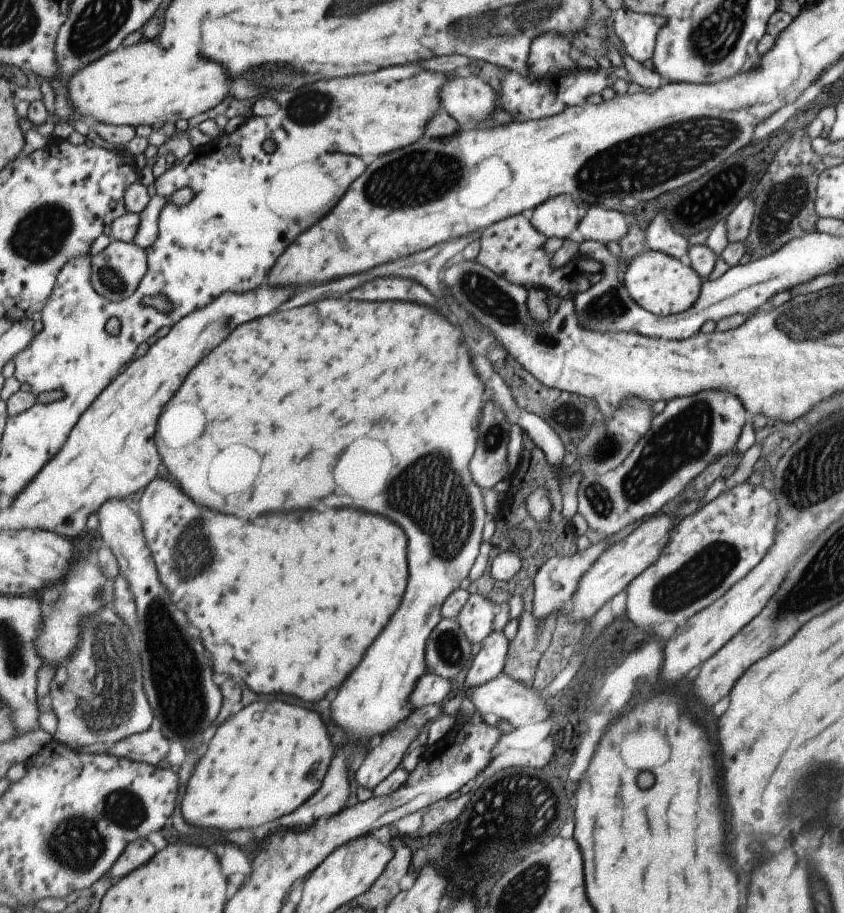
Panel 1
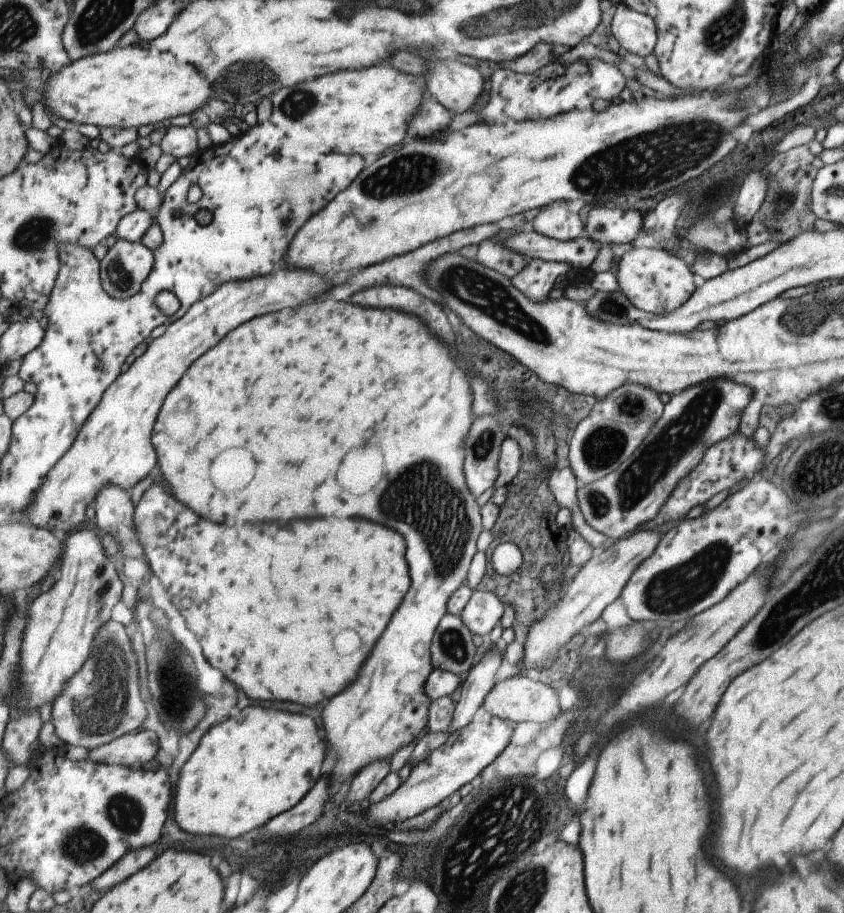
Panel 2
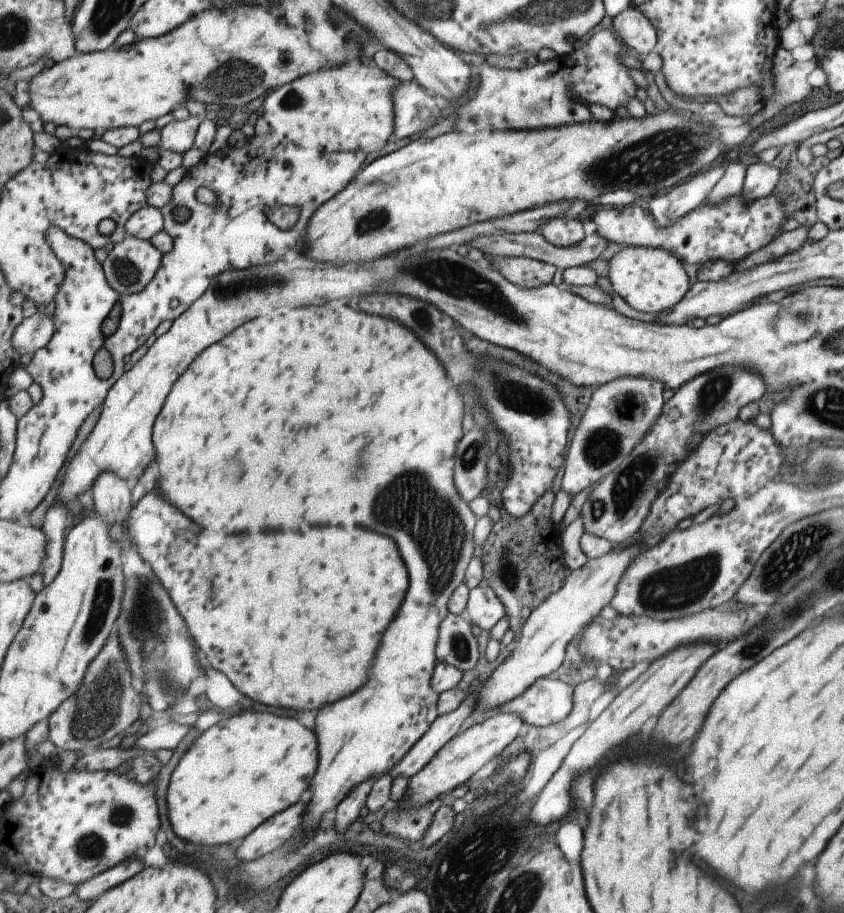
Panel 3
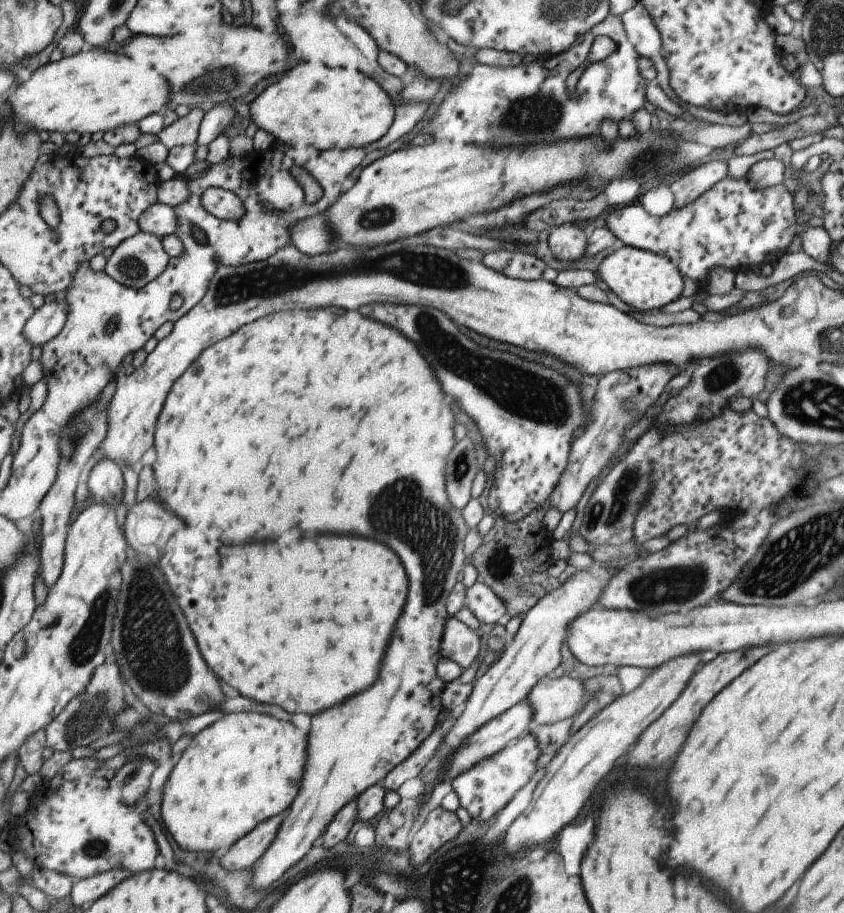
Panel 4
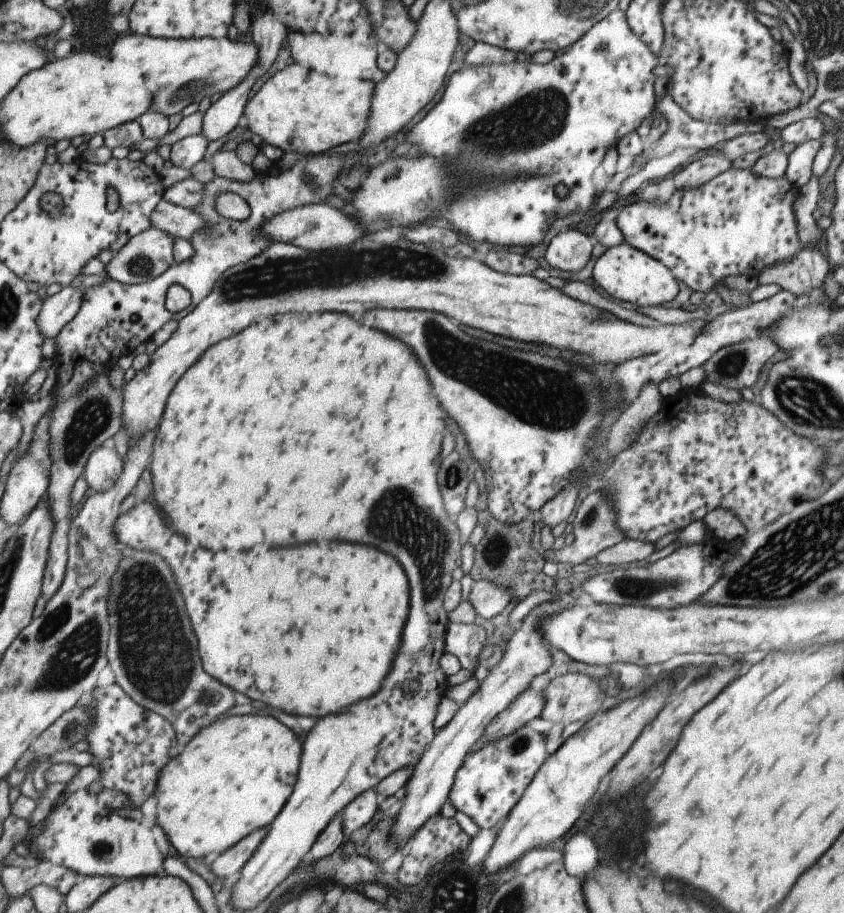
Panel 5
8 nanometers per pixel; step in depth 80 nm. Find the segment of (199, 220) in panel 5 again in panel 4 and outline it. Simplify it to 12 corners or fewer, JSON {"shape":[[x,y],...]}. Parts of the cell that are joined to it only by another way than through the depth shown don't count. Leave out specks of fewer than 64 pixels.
{"shape":[[155,203],[138,220],[158,237],[176,234],[172,206]]}

